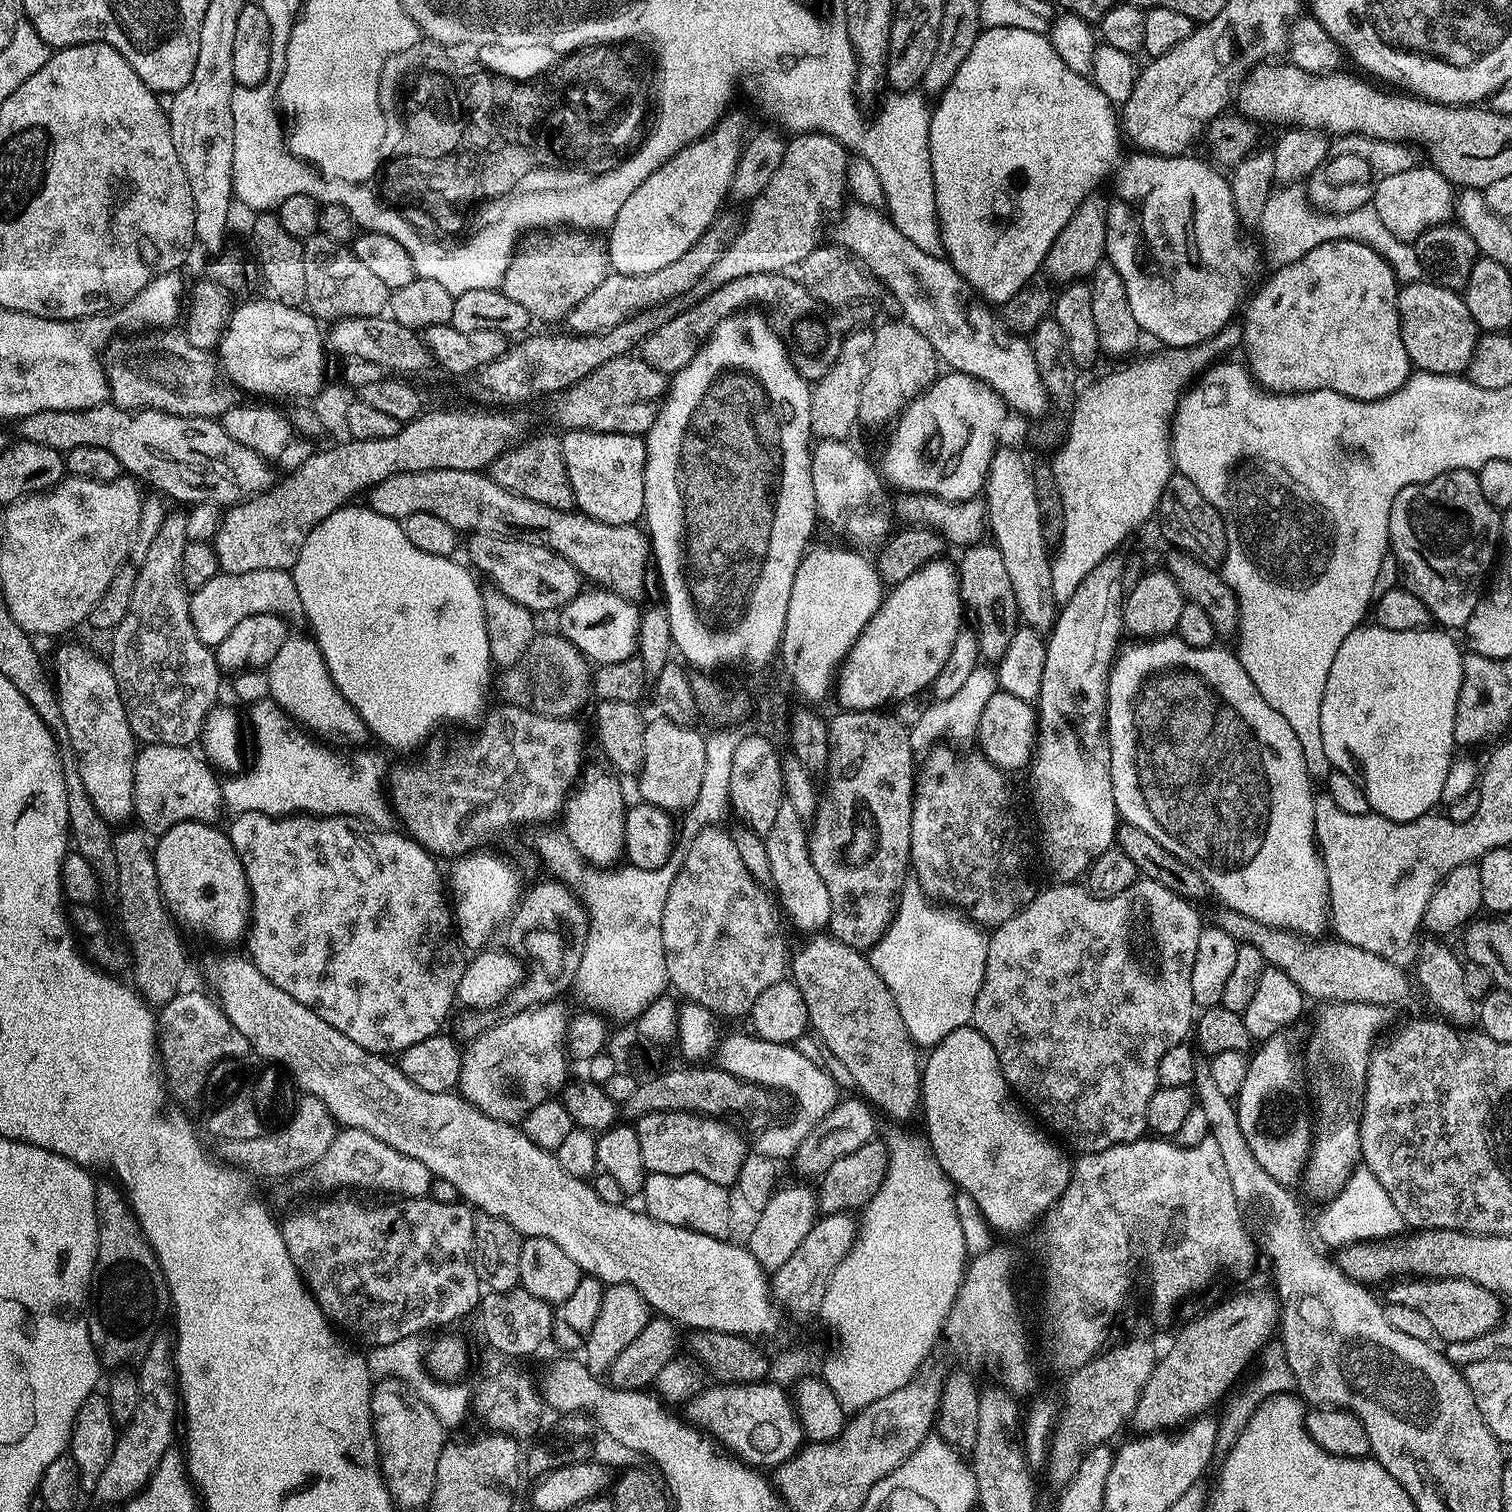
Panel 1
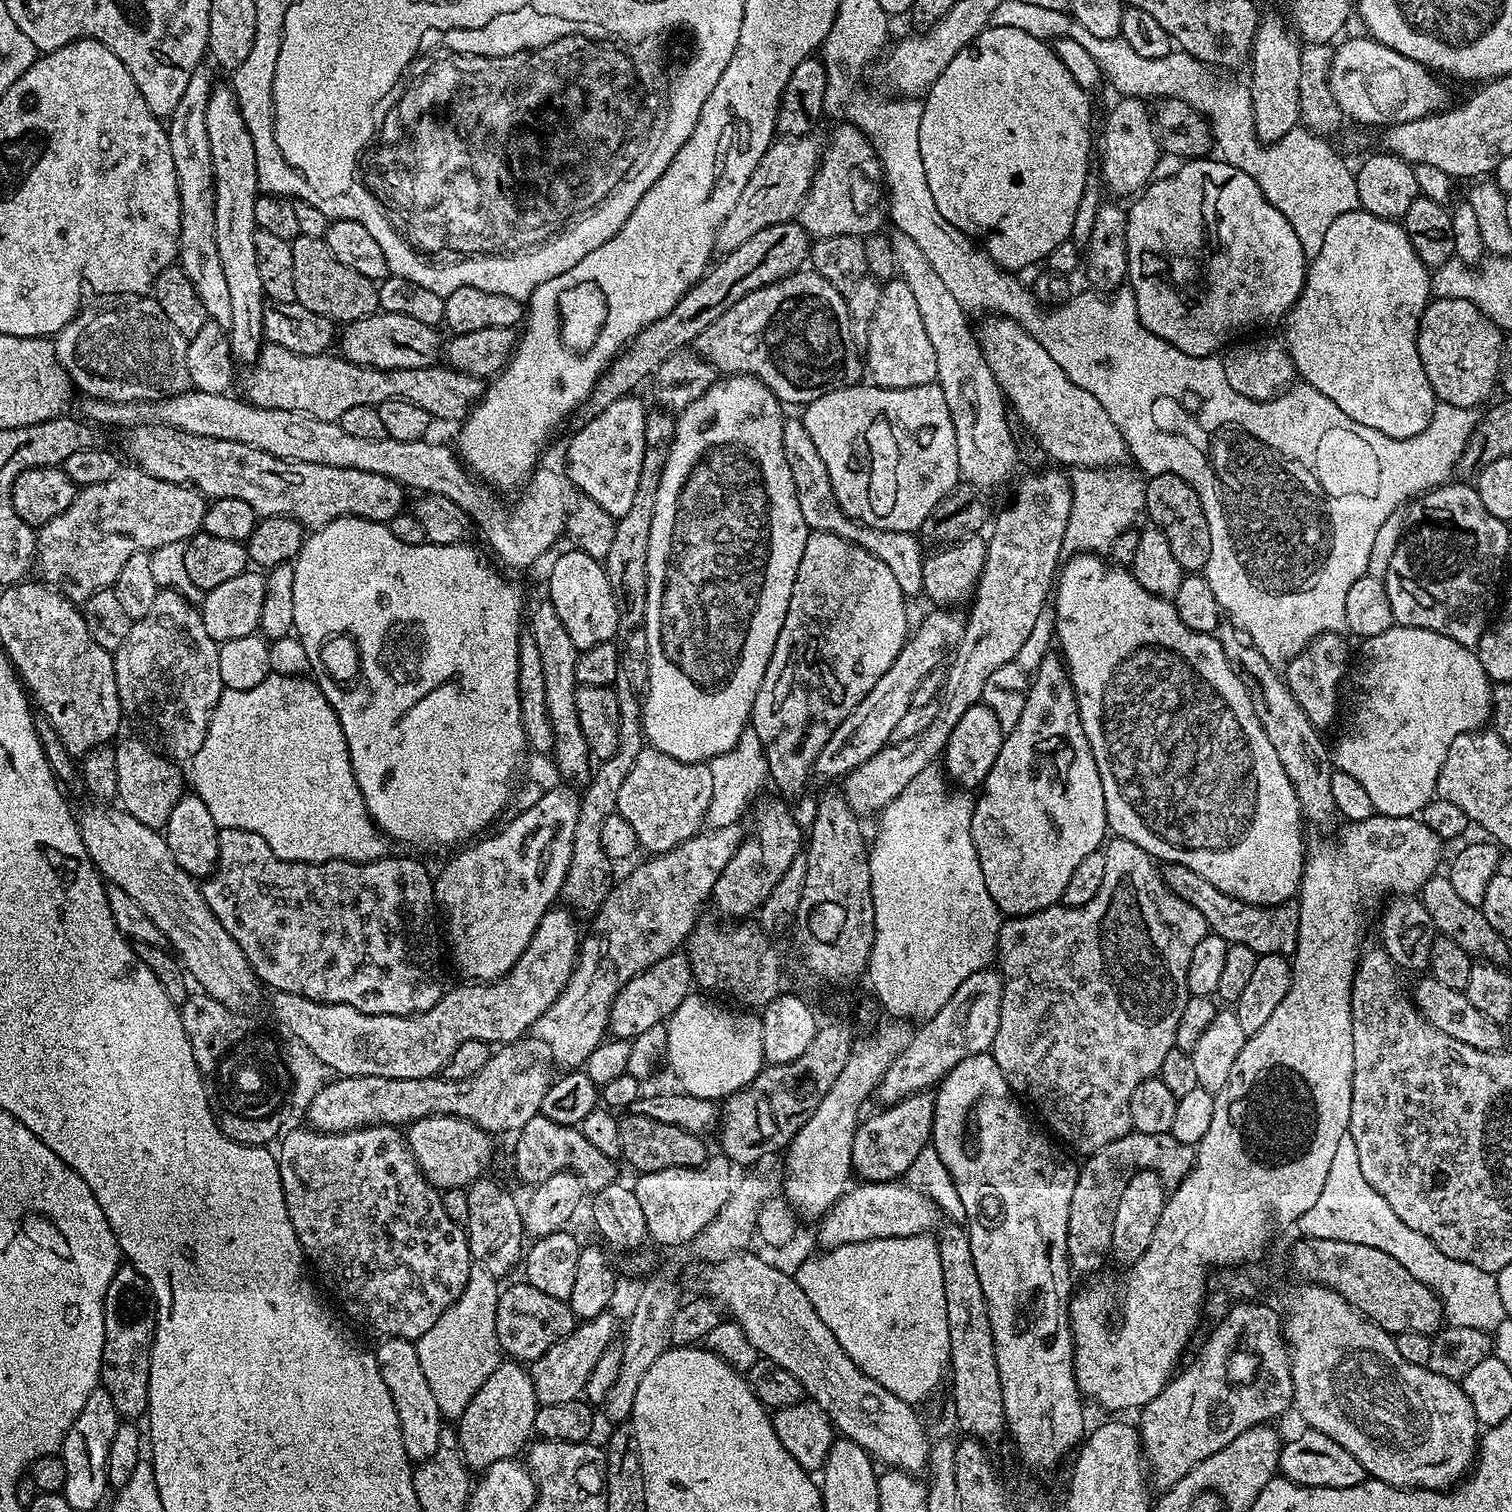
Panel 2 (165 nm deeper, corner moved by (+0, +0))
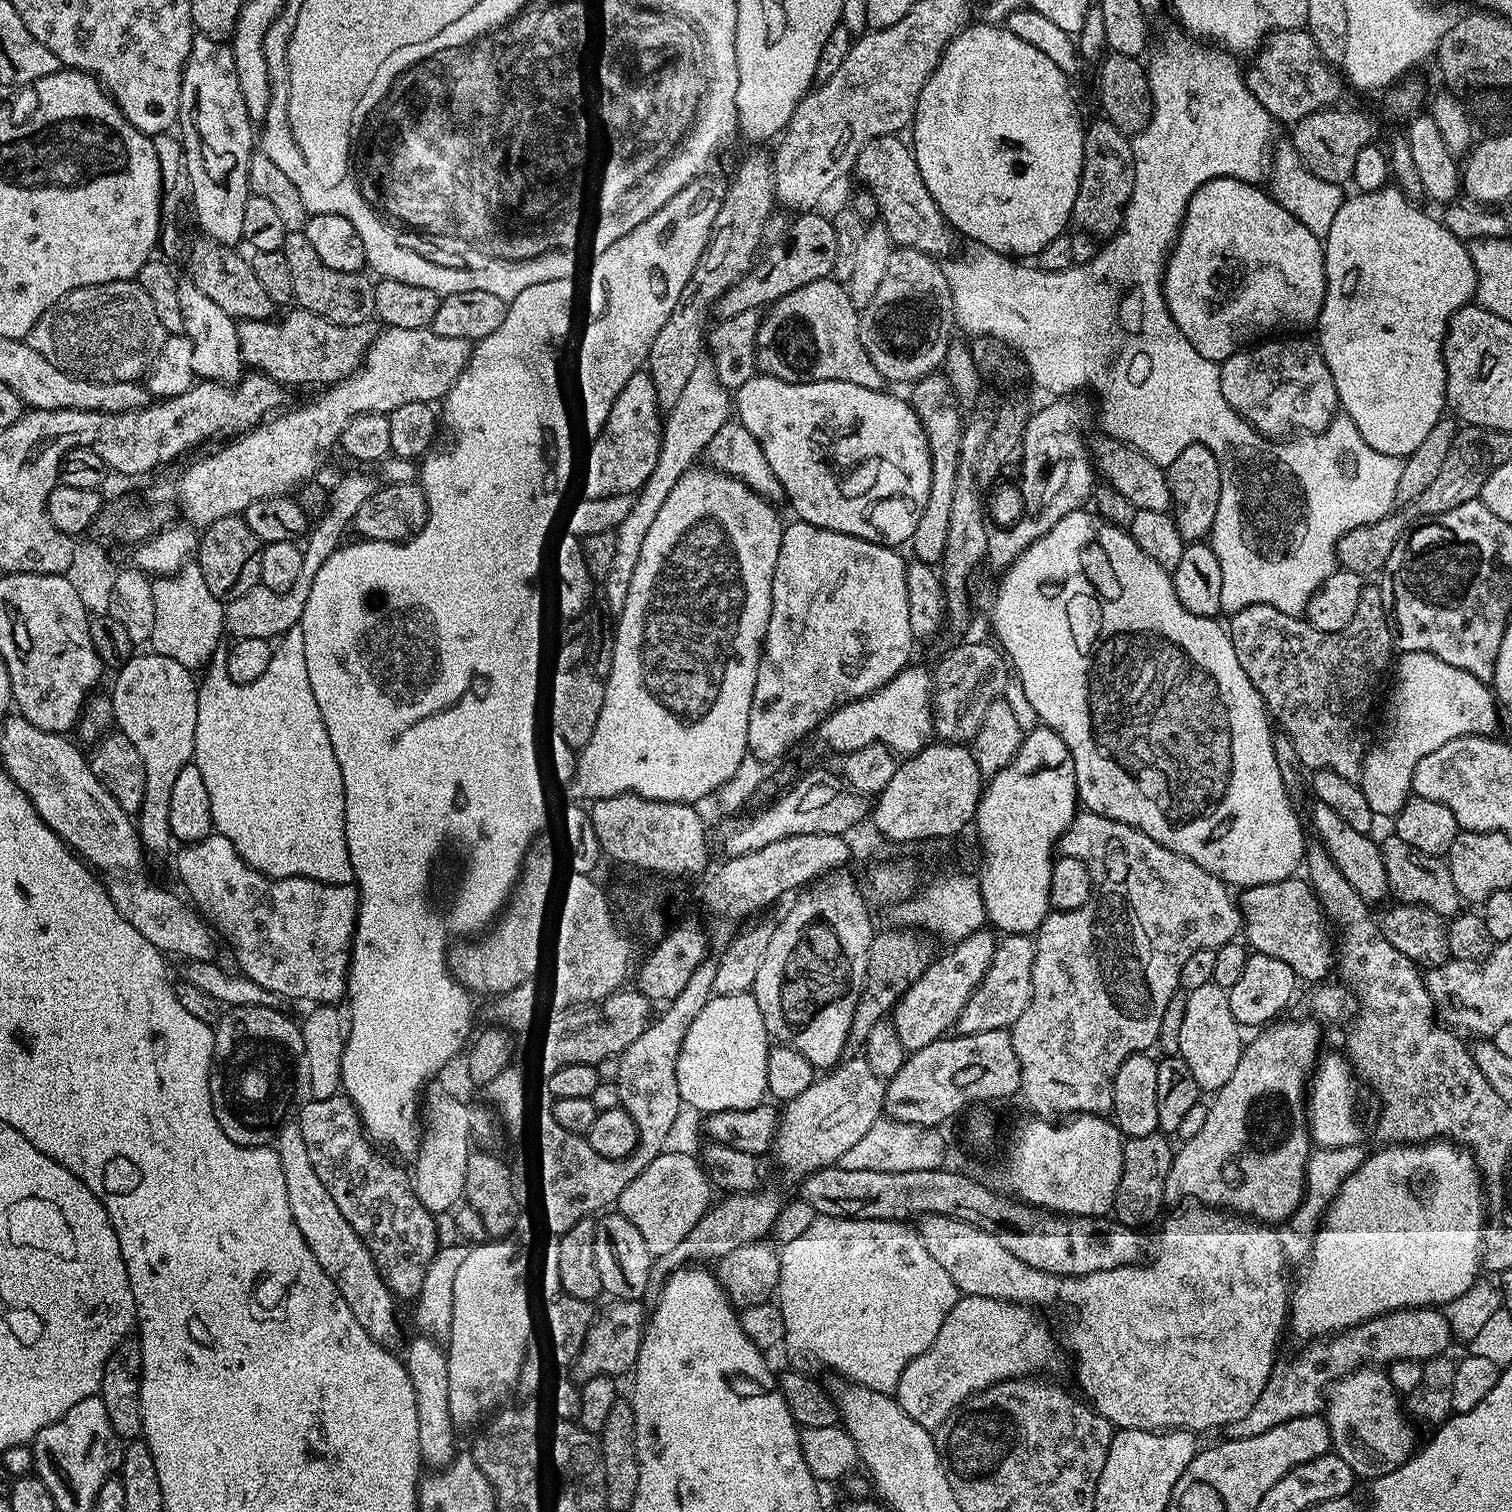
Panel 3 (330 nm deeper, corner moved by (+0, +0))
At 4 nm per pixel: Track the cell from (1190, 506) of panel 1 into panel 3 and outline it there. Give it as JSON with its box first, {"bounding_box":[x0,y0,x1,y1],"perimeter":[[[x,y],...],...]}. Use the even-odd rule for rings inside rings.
{"bounding_box":[1166,444,1222,542],"perimeter":[[[1201,444],[1186,446],[1186,450],[1182,450],[1182,454],[1167,465],[1166,475],[1178,534],[1186,542],[1203,541],[1214,526],[1214,514],[1218,514],[1218,494],[1222,494],[1222,478],[1214,454]]]}

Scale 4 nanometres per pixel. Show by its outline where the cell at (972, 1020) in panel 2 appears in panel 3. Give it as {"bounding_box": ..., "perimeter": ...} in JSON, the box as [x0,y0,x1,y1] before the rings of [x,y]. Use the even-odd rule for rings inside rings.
{"bounding_box":[954,935,1036,1035],"perimeter":[[[1031,935],[999,937],[996,953],[984,975],[984,981],[973,990],[954,1028],[959,1035],[982,1034],[982,1030],[1011,1029],[1022,1010],[1030,1006],[1032,997],[1032,971],[1036,942]]]}

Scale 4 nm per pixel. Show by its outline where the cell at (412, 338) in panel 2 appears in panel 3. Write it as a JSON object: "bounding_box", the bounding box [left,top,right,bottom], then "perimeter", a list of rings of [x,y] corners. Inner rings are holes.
{"bounding_box":[236,306,378,386],"perimeter":[[[299,306],[288,311],[292,310],[281,320],[242,320],[236,325],[241,361],[281,386],[327,386],[345,380],[363,360],[378,331],[372,322],[342,326]]]}

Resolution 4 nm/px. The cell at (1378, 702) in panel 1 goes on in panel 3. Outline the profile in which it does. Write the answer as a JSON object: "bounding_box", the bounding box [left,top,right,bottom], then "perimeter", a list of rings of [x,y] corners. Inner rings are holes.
{"bounding_box":[1358,652,1502,818],"perimeter":[[[1400,652],[1394,672],[1395,668],[1396,681],[1392,684],[1392,713],[1388,716],[1388,729],[1373,748],[1371,745],[1365,751],[1364,775],[1358,781],[1366,794],[1366,802],[1370,802],[1372,813],[1388,818],[1395,817],[1407,802],[1412,792],[1414,770],[1426,754],[1434,754],[1438,746],[1446,746],[1446,742],[1457,740],[1460,736],[1492,736],[1502,717],[1493,689],[1485,681],[1474,678],[1474,674],[1466,670],[1458,670],[1458,666],[1450,666],[1450,662],[1442,662],[1442,658],[1434,658],[1434,654]]]}

